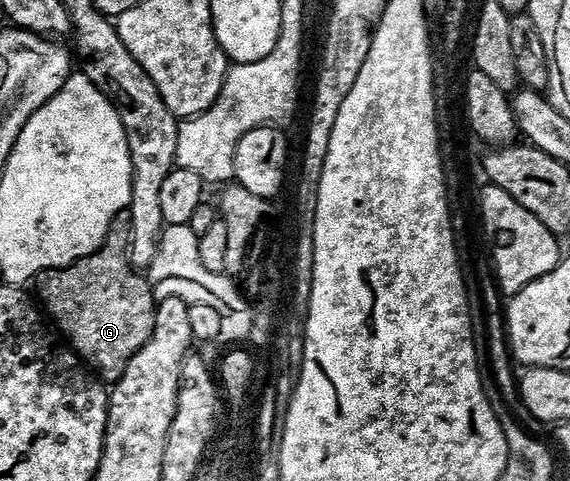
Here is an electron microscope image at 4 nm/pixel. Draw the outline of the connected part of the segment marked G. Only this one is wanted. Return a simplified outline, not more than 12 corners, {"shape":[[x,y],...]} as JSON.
{"shape":[[130,217],[36,279],[49,322],[110,385],[152,337]]}

